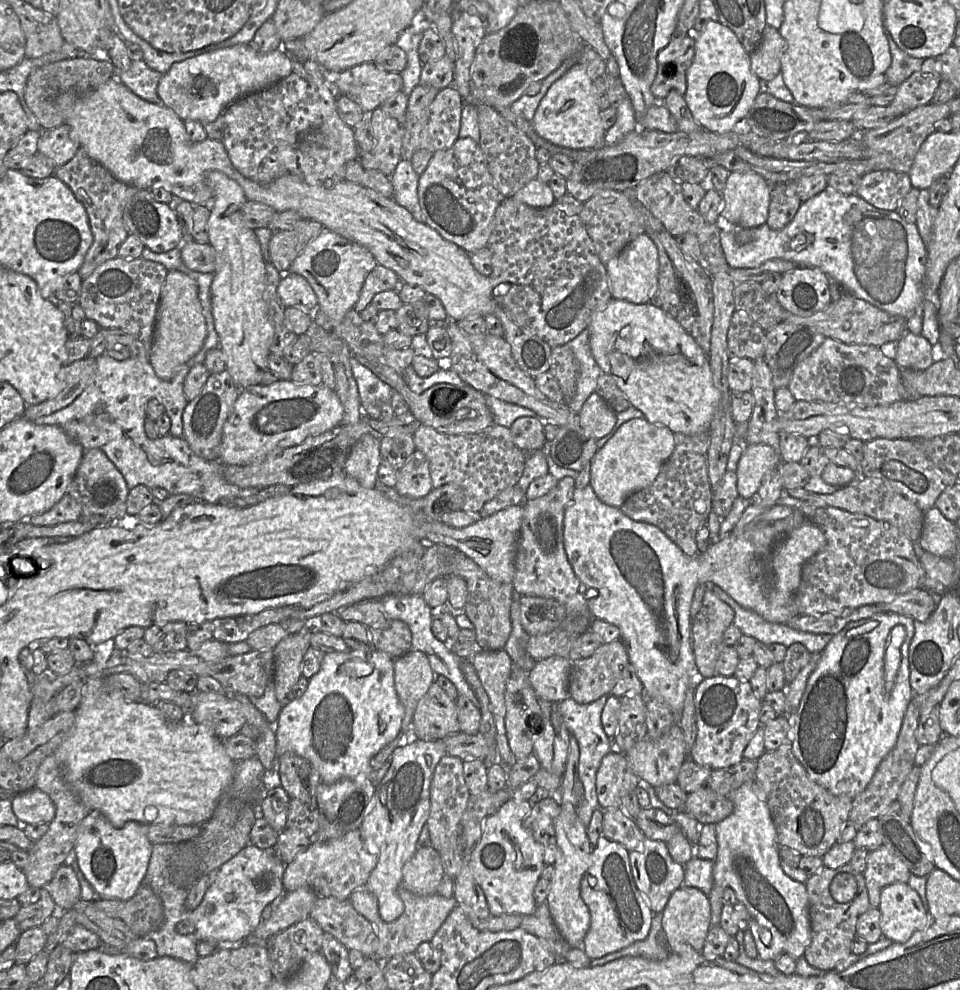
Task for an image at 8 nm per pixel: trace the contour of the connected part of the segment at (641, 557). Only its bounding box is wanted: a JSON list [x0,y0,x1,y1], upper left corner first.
[563,485,826,725]

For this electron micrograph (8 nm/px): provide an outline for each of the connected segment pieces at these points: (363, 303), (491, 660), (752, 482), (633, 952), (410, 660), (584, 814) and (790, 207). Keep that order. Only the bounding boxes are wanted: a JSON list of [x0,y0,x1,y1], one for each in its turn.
[[354,264,401,313],[471,650,516,768],[737,444,781,500],[590,912,669,967],[394,650,435,745],[557,695,611,826],[766,185,803,230]]

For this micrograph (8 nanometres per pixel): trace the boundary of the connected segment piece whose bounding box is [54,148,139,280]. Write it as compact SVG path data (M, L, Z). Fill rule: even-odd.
M79 148L66 164L57 167L54 174L71 189L87 212L93 243L78 270L81 279L84 280L99 265L118 257L118 250L129 235L123 220L123 212L128 201L139 189L115 178L104 166L89 157L82 148Z

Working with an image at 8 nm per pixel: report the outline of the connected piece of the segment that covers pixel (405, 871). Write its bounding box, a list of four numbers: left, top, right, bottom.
[401,845,444,895]

